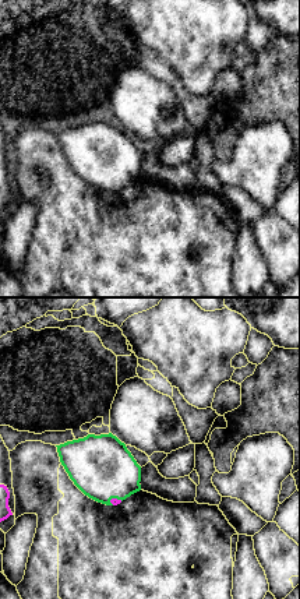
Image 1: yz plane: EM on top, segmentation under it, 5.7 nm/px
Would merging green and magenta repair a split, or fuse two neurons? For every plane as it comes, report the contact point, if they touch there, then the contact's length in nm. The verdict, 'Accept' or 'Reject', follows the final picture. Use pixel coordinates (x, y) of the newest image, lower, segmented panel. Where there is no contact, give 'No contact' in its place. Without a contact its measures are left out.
Touches green at (115, 497). Shared border 80 nm

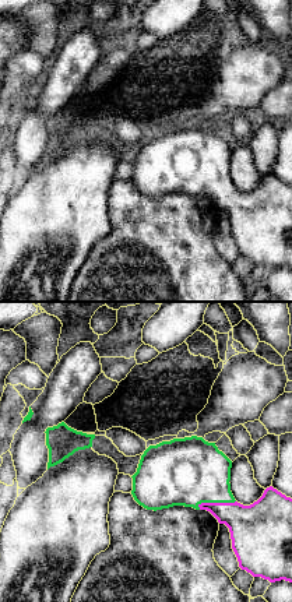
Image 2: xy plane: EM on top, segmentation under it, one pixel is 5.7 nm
Touches green at (215, 502). Shared border 220 nm

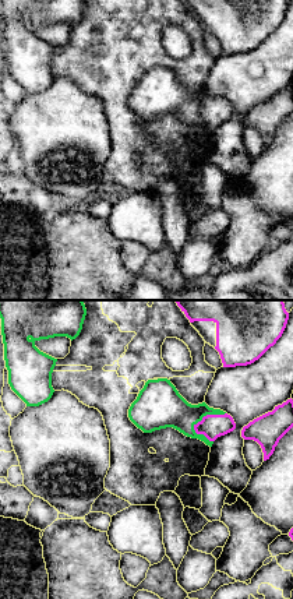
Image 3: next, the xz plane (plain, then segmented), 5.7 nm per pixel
Touches green at (207, 413). Shared border 220 nm

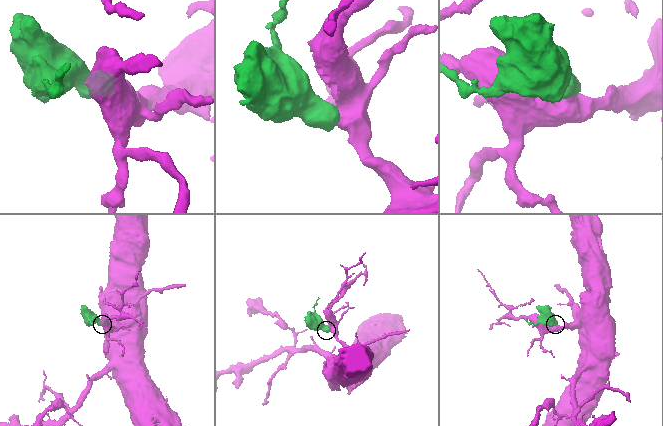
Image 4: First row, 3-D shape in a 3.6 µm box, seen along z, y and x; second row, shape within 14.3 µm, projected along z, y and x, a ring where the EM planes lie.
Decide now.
Accept

